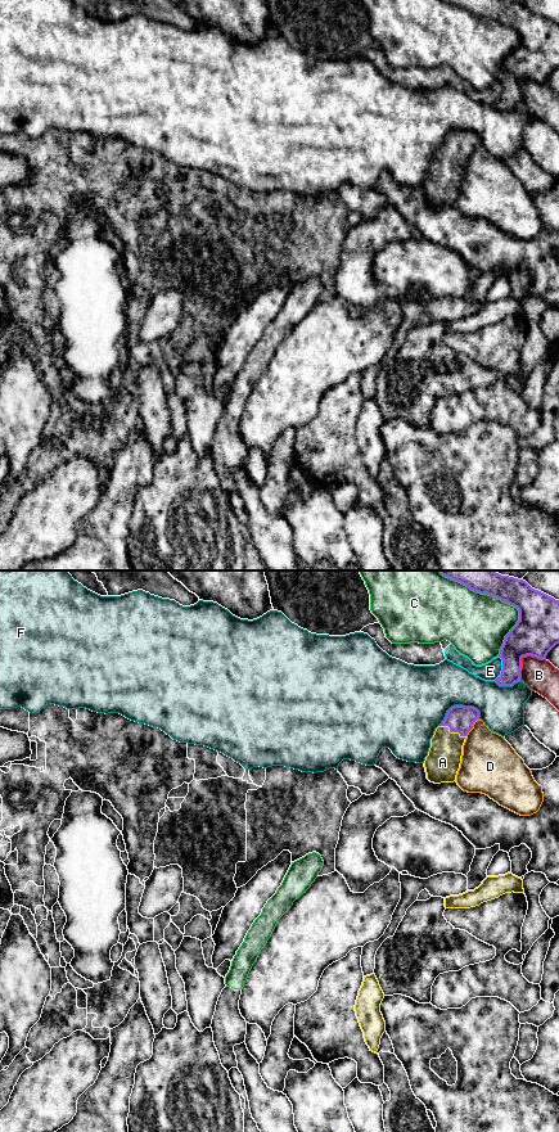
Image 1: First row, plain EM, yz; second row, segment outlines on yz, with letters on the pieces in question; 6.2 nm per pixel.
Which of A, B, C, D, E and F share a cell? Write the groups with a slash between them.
A / B / C / D / E / F

